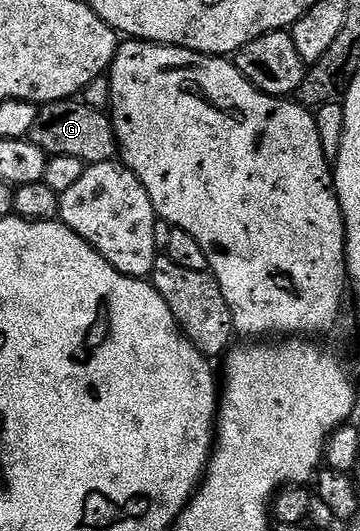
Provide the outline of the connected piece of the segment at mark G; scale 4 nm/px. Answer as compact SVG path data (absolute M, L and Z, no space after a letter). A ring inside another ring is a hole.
M75 97L42 104L29 138L48 156L77 157L85 165L106 163L114 160L117 155L115 124L111 122L110 114L106 110L90 107Z

